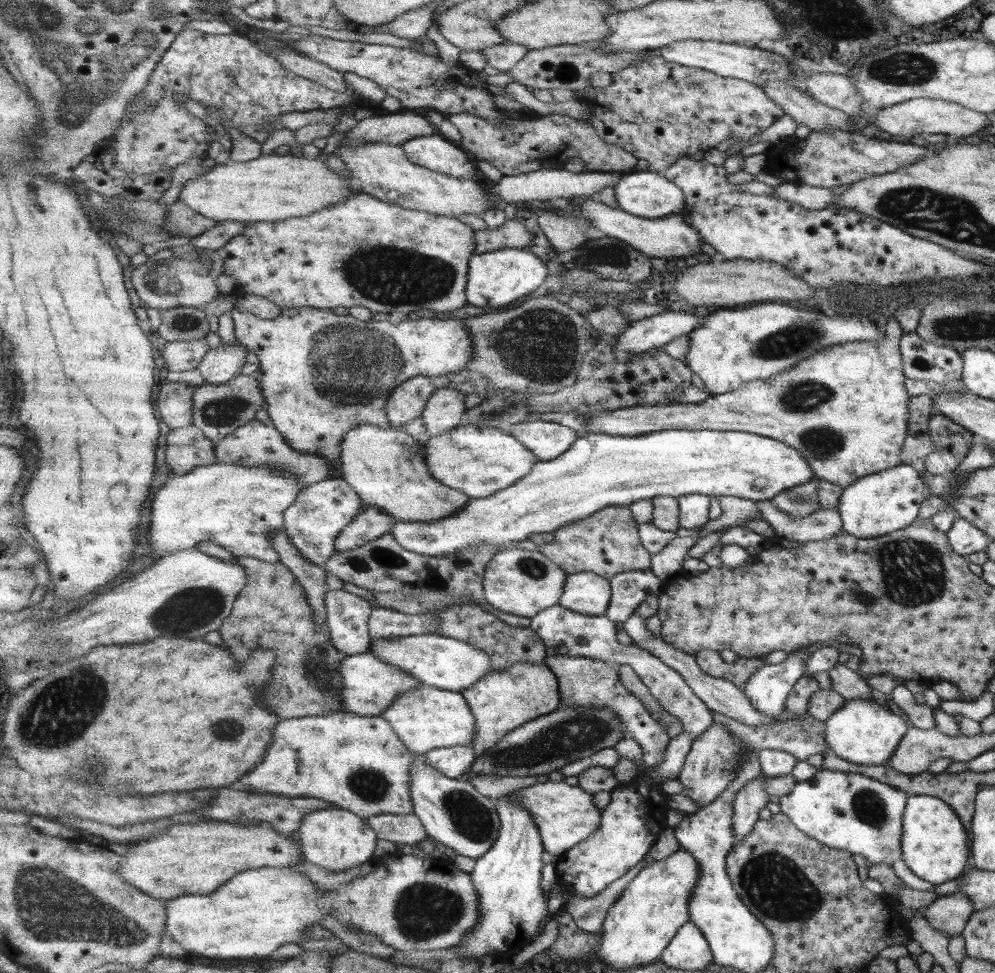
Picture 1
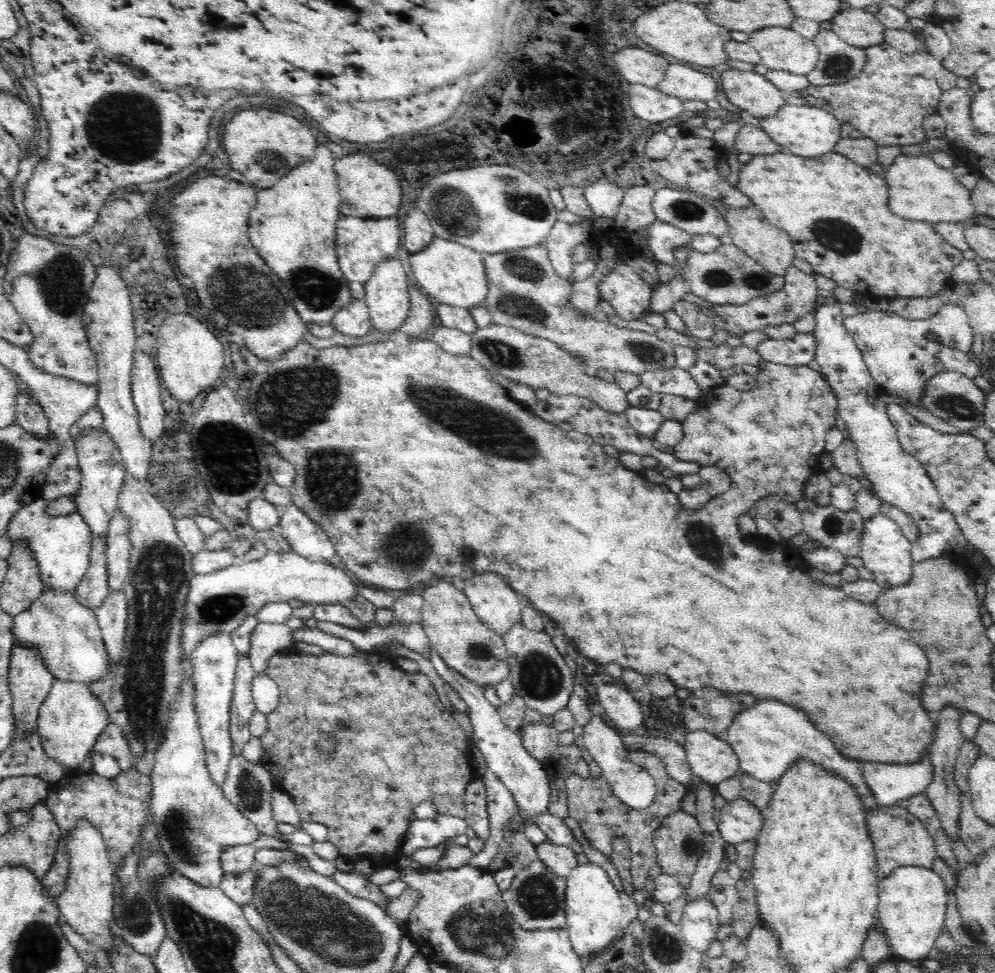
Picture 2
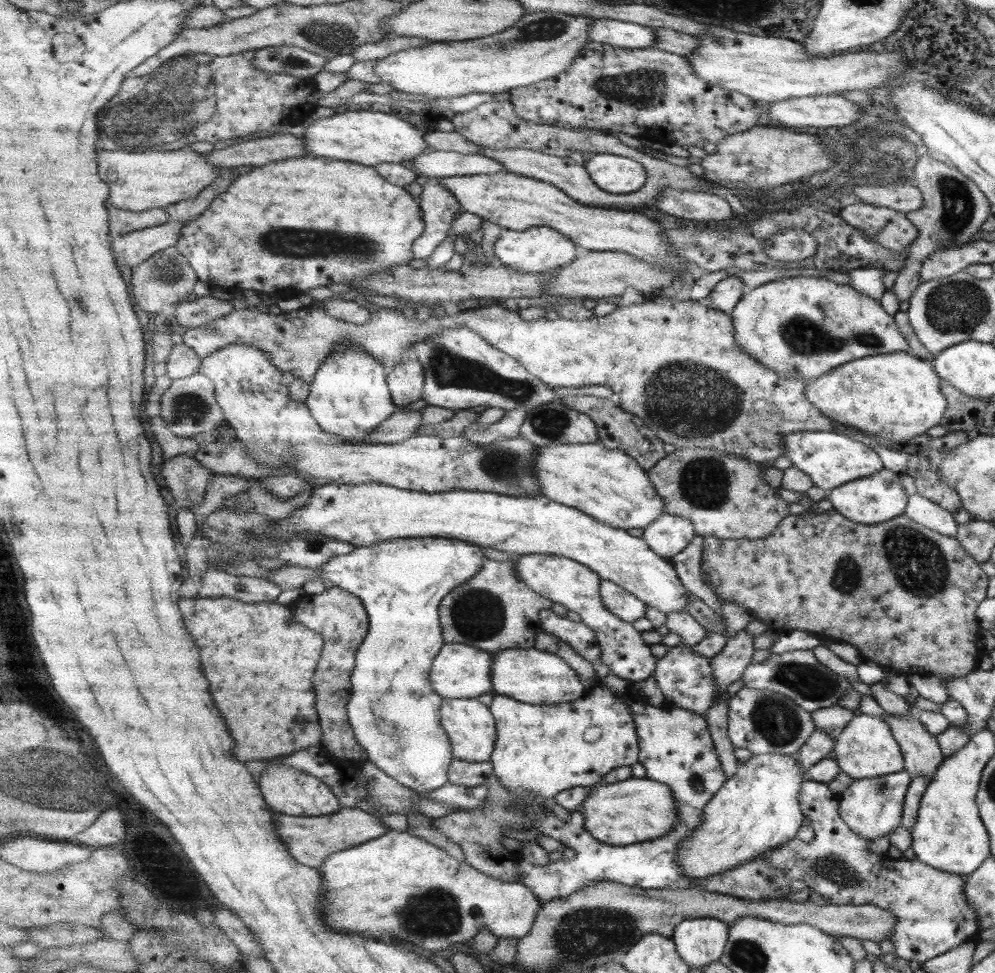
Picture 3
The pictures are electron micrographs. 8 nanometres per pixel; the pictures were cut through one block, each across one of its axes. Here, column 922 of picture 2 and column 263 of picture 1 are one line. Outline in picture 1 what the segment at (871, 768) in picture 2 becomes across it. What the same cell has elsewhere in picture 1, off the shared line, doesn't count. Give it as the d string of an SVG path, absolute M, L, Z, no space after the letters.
M339 710L330 715L282 719L275 727L273 742L267 754L239 781L238 786L245 786L253 792L320 798L363 818L380 814L413 814L412 766L414 753L399 738L386 718L382 715L361 716L355 712Z

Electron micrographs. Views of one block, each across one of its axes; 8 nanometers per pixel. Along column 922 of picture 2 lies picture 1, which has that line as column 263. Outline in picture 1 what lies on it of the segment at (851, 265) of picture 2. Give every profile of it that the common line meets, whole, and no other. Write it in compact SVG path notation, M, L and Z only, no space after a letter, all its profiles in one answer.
M356 190L343 202L314 212L309 217L246 222L246 231L232 238L217 252L223 257L225 275L236 280L239 291L272 300L283 310L364 306L381 316L395 310L405 314L418 310L449 312L468 305L466 284L470 276L470 260L478 244L475 231L457 216L413 210Z

